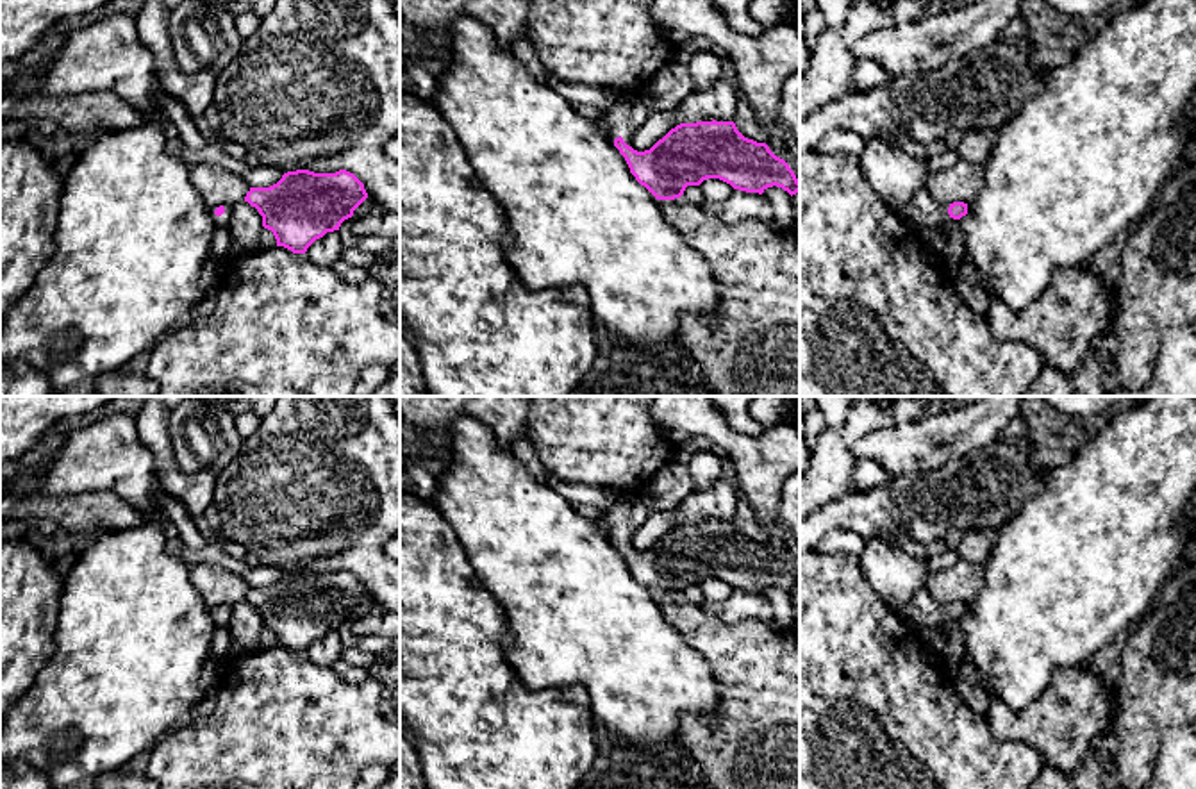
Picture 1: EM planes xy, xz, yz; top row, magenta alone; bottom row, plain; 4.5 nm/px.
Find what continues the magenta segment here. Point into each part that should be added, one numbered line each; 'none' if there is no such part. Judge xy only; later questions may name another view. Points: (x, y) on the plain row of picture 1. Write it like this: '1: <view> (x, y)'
1: xy (222, 620)

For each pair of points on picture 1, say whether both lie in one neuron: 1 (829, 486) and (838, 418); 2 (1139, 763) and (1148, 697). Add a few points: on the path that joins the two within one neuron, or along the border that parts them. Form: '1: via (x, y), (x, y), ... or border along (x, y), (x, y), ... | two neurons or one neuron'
1: border along (850, 415), (843, 425), (827, 427) | two neurons
2: via (1139, 747), (1139, 718), (1143, 713) | one neuron

